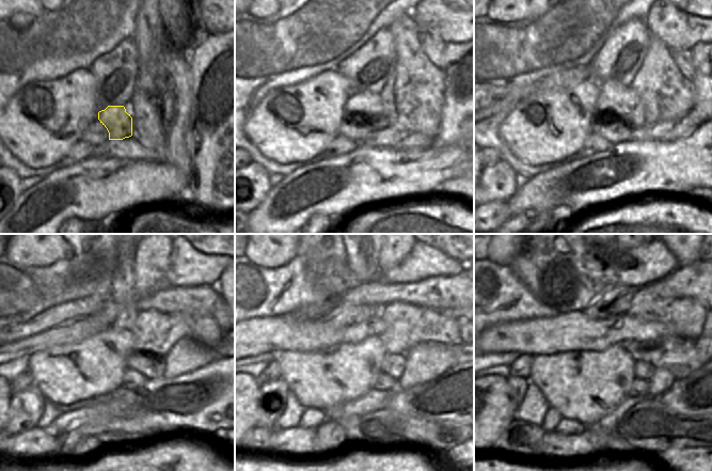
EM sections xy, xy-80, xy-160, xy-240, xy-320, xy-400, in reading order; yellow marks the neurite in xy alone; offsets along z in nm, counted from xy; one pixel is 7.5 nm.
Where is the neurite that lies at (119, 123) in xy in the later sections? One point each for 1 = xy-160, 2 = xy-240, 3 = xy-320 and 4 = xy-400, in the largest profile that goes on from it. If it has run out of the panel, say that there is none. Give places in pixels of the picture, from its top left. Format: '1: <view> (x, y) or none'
1: xy-160 (620, 100)
2: xy-240 (155, 331)
3: xy-320 (408, 325)
4: xy-400 (685, 316)

